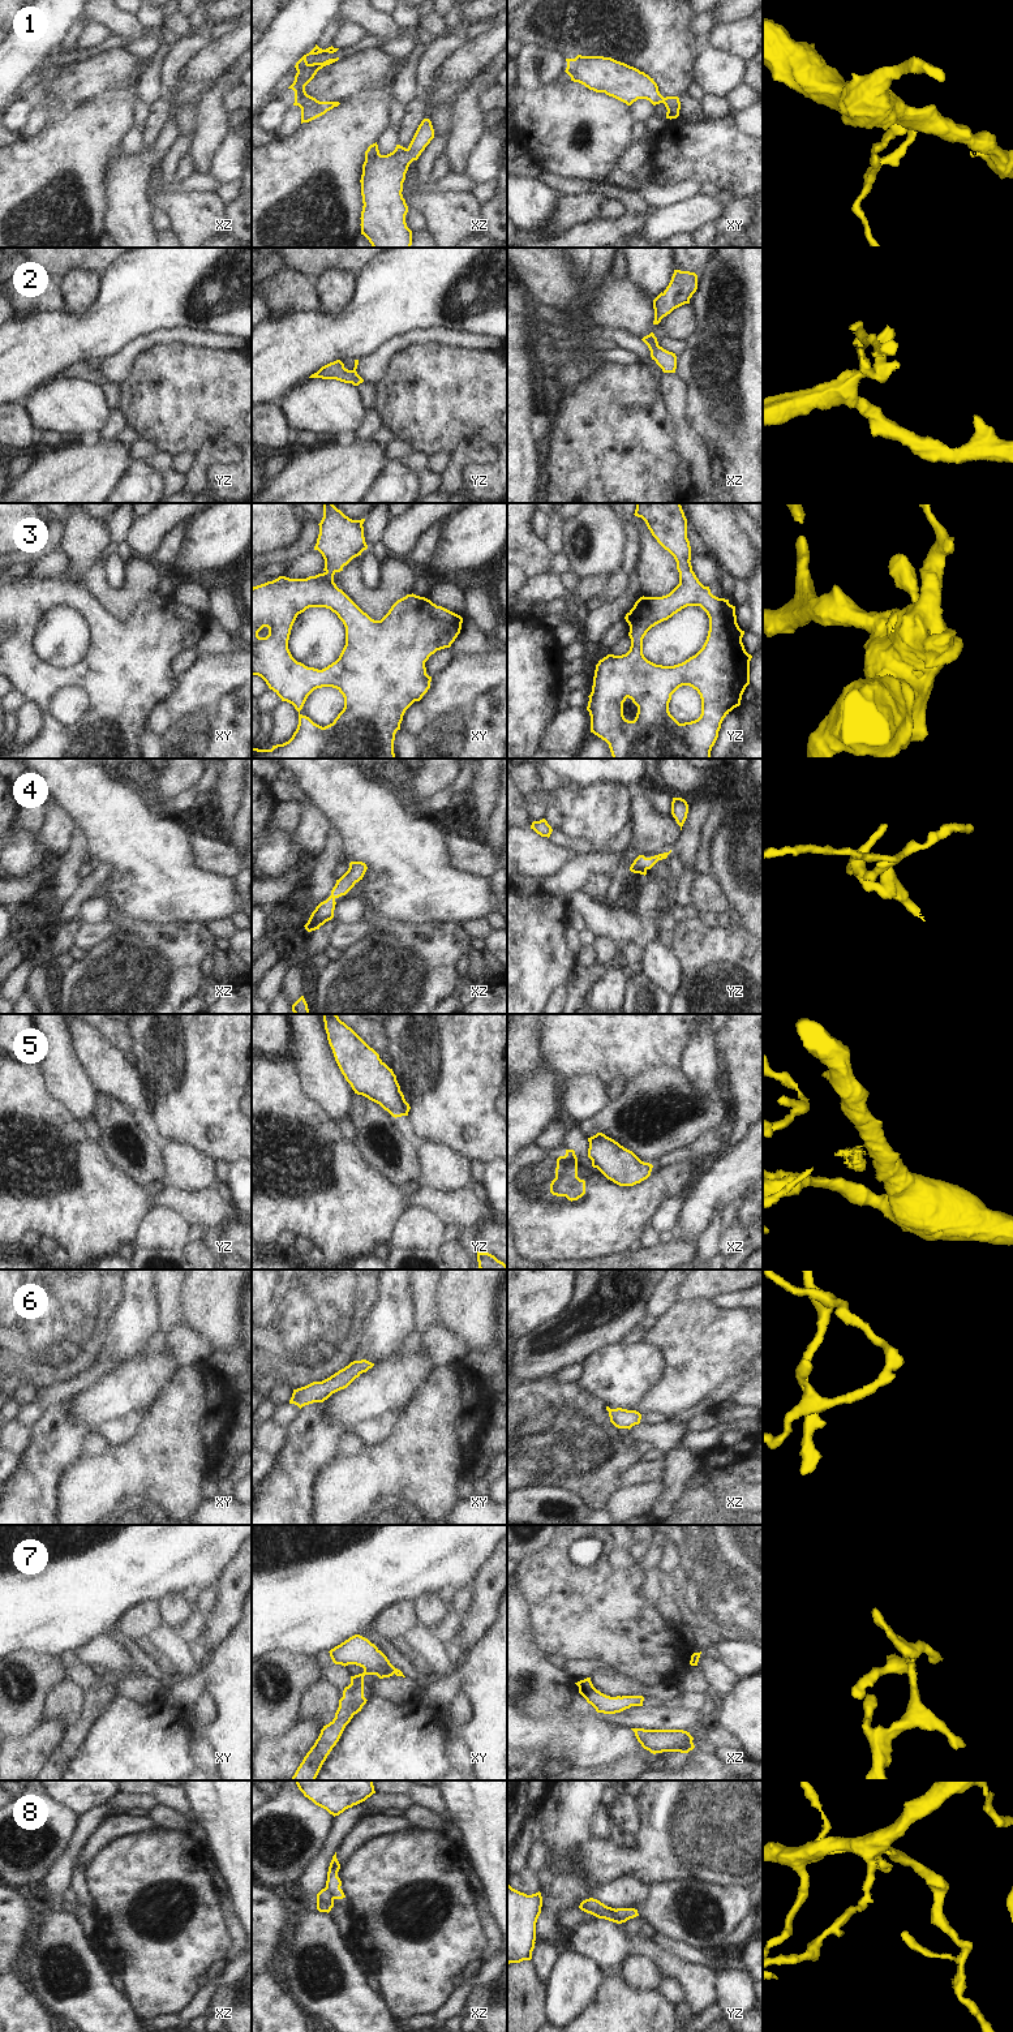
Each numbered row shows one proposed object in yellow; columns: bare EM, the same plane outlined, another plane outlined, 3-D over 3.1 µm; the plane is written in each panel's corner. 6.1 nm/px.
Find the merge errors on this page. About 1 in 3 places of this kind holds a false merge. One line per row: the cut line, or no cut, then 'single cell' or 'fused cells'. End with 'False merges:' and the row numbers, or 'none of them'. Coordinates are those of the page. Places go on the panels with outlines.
1: no cut | single cell
2: no cut | single cell
3: no cut | single cell
4: no cut | single cell
5: xz (592, 1160), (596, 1167) | fused cells
6: no cut | single cell
7: no cut | single cell
8: yz (614, 1910), (616, 1921) | fused cells
False merges: 5, 8

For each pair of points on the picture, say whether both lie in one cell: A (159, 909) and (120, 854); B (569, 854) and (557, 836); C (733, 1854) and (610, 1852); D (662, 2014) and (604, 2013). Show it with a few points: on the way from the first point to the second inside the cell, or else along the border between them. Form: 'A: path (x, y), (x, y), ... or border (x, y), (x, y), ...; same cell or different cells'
A: path (159, 896), (133, 867); same cell
B: border (548, 838), (558, 845), (571, 847), (579, 854); different cells
C: path (703, 1854), (662, 1854), (657, 1857), (640, 1857); same cell
D: path (648, 2017), (618, 2017); same cell

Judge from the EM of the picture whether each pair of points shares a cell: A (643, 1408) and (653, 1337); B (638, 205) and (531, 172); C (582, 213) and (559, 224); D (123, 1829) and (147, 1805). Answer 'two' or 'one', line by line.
A: one
B: two
C: one
D: two

